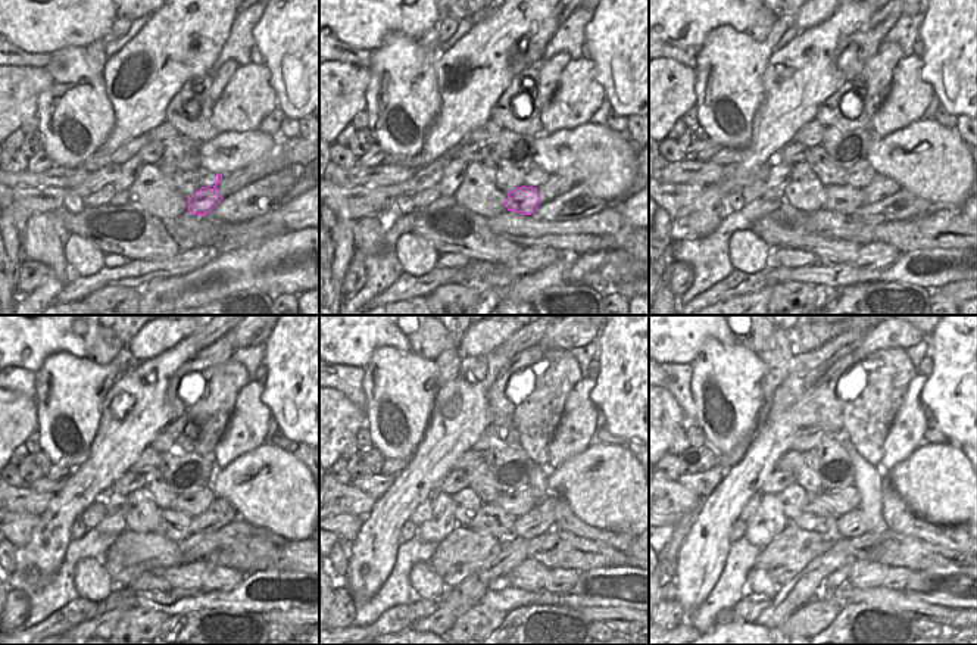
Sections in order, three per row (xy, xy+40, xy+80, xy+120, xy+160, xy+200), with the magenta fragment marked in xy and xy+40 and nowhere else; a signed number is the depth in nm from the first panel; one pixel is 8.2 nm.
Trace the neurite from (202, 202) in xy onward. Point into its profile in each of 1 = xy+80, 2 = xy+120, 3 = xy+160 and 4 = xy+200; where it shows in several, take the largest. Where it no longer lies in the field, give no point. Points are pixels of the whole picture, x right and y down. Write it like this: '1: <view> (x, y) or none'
1: xy+80 (846, 199)
2: xy+120 (174, 524)
3: xy+160 (490, 519)
4: xy+200 (817, 519)

